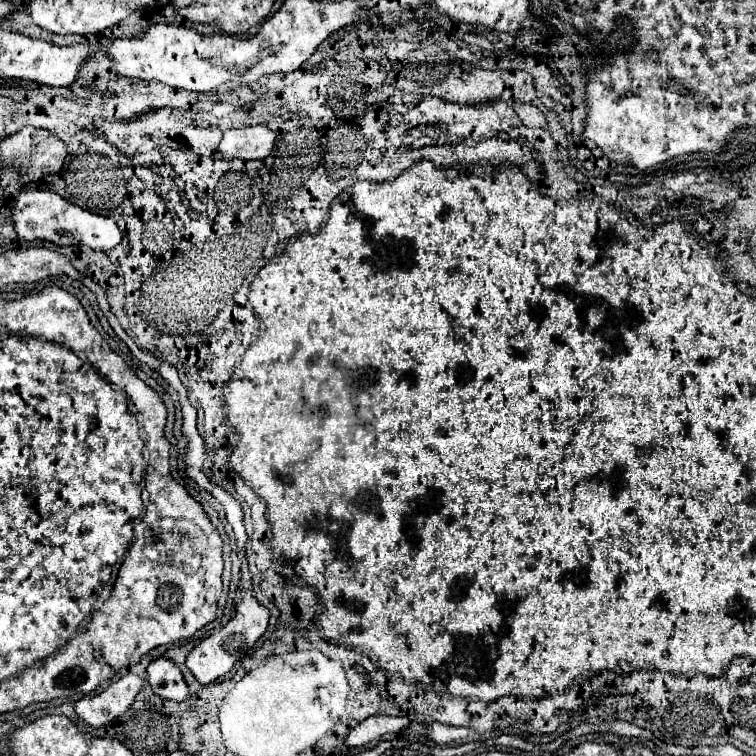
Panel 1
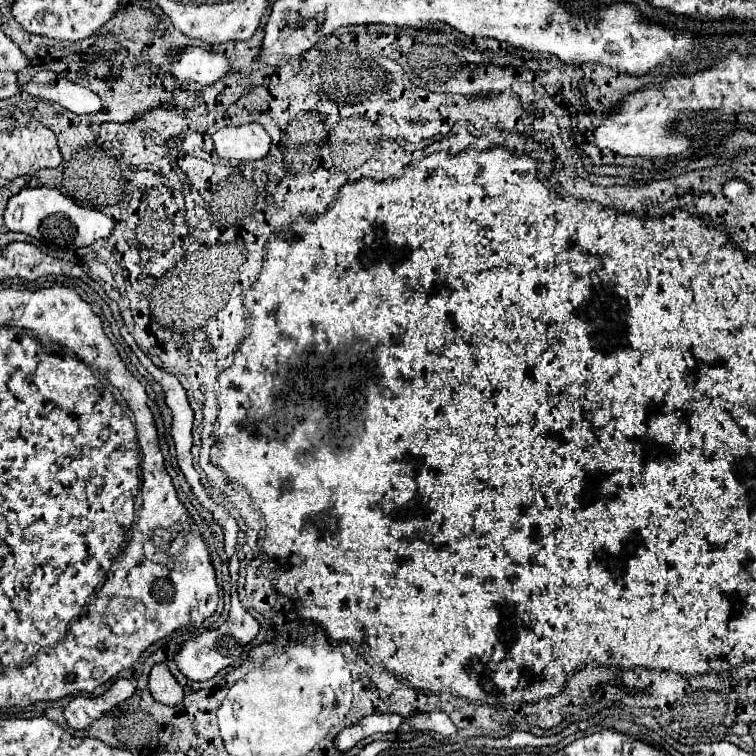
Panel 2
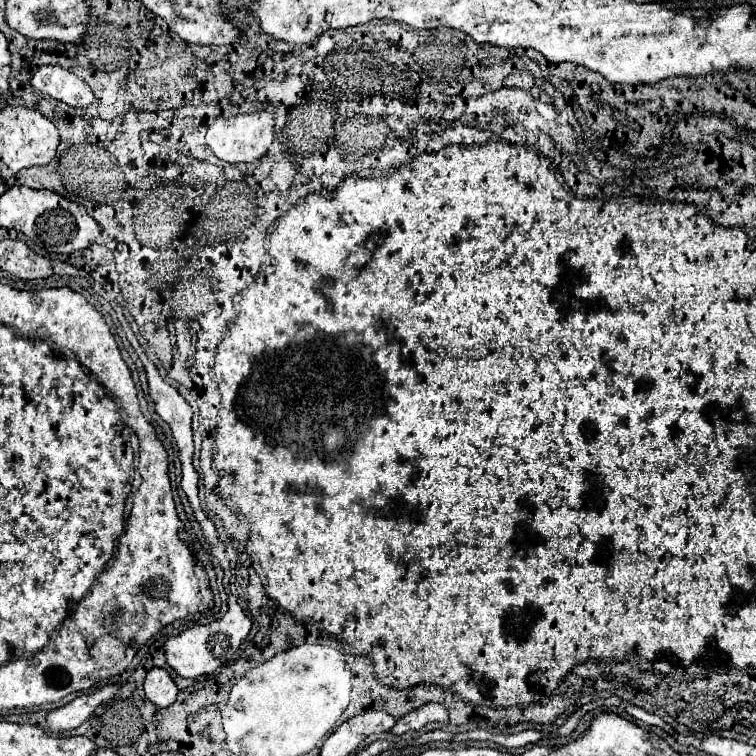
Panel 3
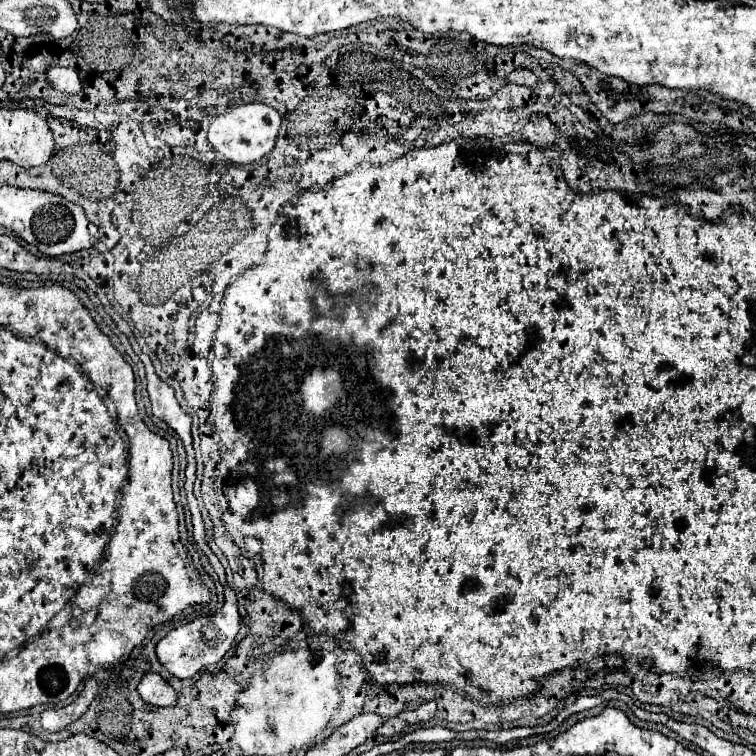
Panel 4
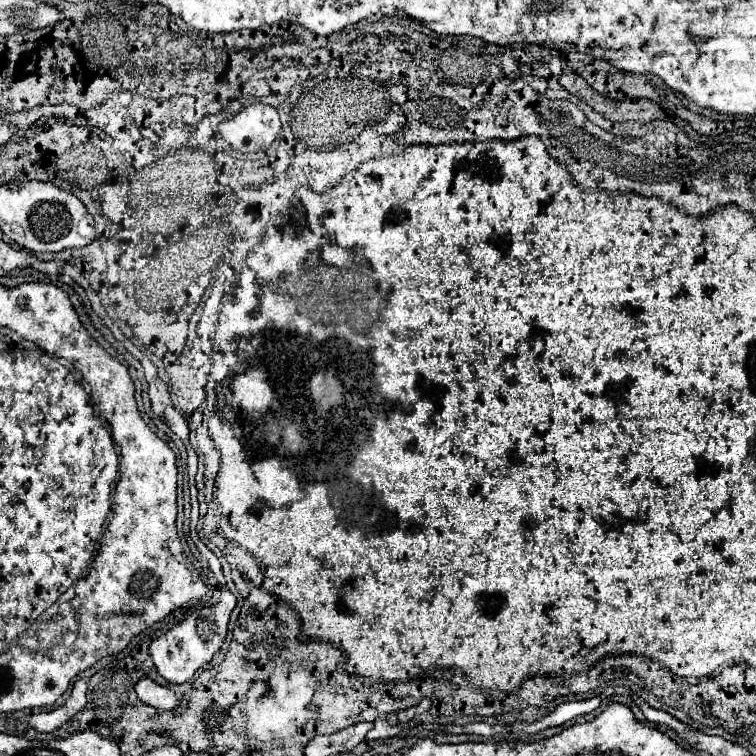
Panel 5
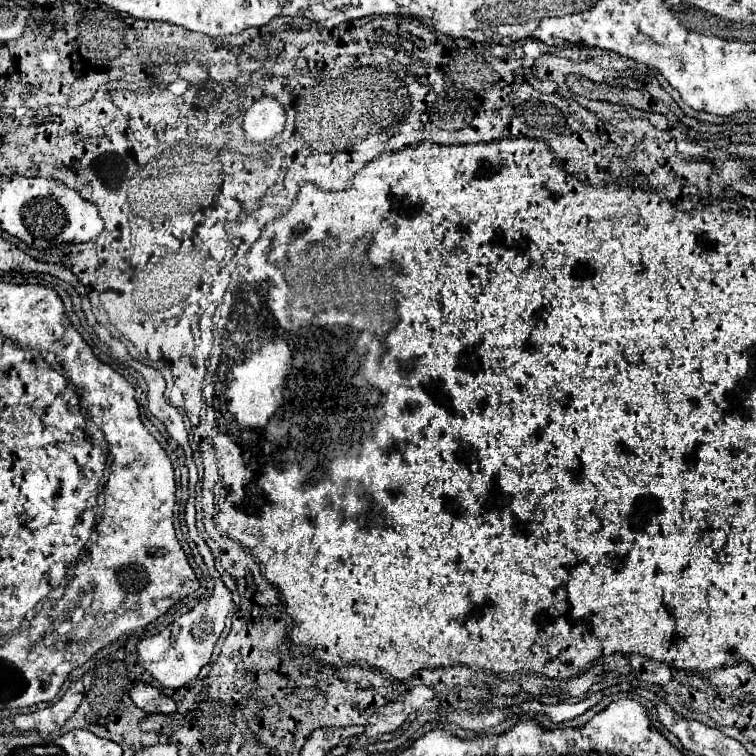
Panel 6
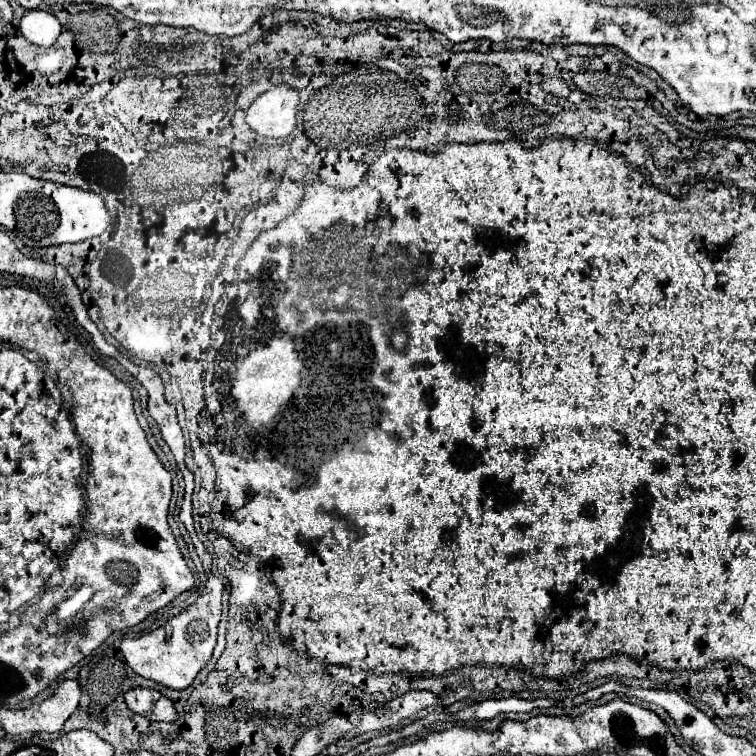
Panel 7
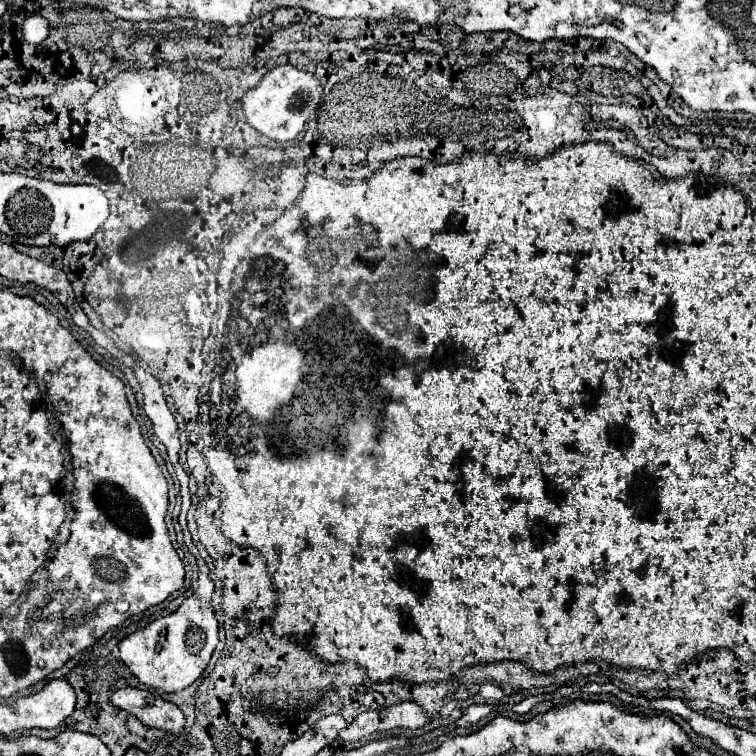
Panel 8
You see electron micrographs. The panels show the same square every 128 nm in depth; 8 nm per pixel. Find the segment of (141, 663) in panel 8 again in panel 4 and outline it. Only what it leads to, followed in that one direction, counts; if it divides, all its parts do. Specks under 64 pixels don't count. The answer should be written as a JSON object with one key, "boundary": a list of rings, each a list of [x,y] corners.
{"boundary":[[[224,586],[224,606],[212,614],[212,616],[198,616],[192,622],[172,630],[156,644],[156,656],[160,664],[176,678],[192,678],[196,672],[200,672],[206,666],[216,664],[234,644],[234,638],[238,634],[238,608],[236,608],[236,594],[232,588]]]}

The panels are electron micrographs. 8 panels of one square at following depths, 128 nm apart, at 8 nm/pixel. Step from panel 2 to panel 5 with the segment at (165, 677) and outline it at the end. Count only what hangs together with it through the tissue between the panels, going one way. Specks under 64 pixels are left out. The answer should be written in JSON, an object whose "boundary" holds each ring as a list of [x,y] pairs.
{"boundary":[[[142,678],[134,688],[136,688],[138,698],[144,704],[152,706],[152,708],[158,708],[158,710],[174,710],[176,704],[178,704],[178,698],[176,698],[176,694],[170,688],[160,686],[160,684],[152,682],[150,678]]]}

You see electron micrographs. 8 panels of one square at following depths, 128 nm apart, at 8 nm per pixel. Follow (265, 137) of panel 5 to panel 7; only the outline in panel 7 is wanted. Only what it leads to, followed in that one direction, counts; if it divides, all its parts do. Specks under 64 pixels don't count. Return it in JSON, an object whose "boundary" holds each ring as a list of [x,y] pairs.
{"boundary":[[[278,84],[260,94],[246,112],[248,126],[260,136],[284,138],[296,130],[300,92],[288,84]]]}

